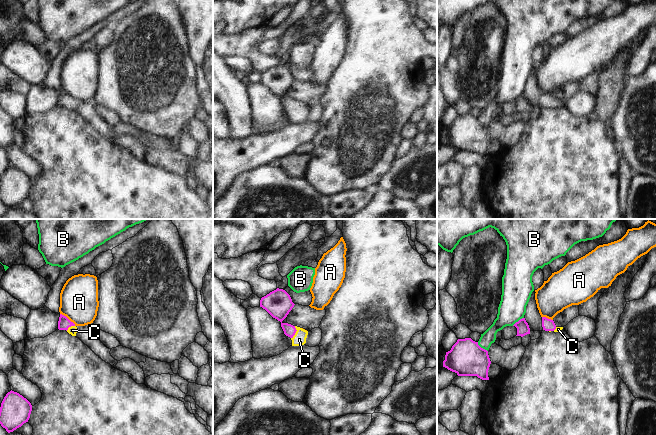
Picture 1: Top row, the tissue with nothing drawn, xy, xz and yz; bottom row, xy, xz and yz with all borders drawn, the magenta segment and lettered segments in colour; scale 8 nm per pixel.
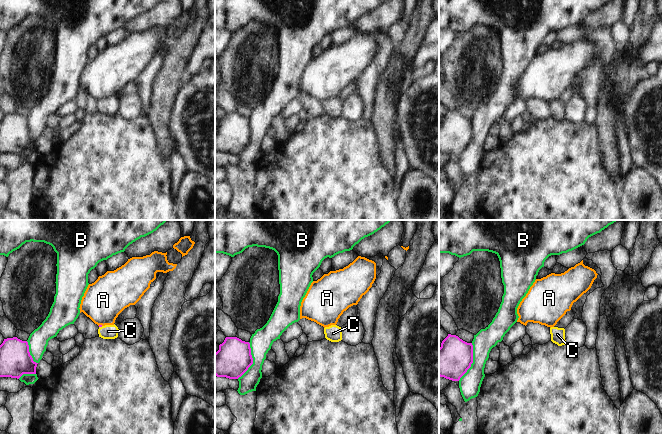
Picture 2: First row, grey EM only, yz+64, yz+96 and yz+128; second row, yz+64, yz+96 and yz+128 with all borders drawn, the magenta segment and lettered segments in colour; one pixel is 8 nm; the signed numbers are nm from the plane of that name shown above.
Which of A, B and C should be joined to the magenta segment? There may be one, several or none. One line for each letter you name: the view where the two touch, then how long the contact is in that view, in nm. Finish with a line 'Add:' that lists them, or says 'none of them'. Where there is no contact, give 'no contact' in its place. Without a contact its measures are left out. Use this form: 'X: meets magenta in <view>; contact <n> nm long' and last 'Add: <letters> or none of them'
C: meets magenta in xz; contact 110 nm long
Add: C

